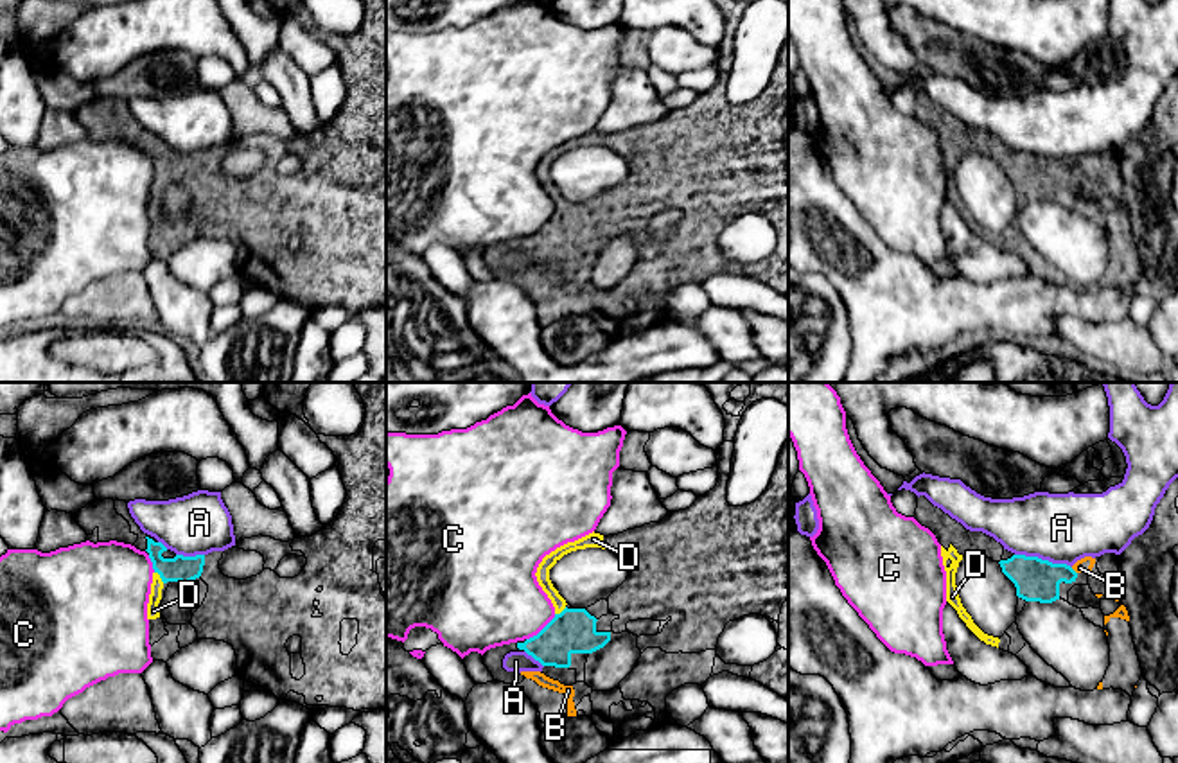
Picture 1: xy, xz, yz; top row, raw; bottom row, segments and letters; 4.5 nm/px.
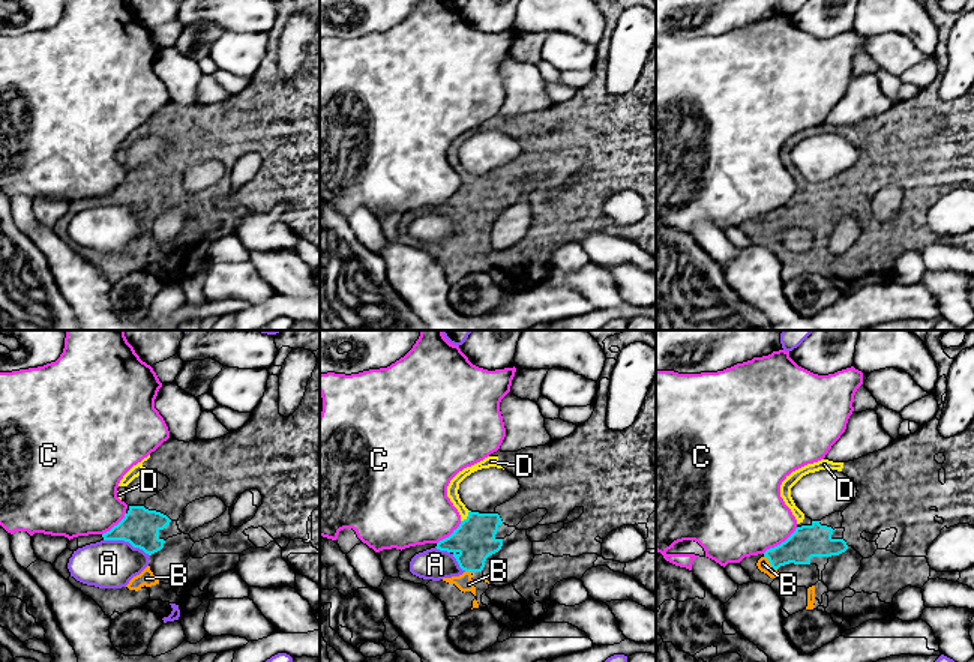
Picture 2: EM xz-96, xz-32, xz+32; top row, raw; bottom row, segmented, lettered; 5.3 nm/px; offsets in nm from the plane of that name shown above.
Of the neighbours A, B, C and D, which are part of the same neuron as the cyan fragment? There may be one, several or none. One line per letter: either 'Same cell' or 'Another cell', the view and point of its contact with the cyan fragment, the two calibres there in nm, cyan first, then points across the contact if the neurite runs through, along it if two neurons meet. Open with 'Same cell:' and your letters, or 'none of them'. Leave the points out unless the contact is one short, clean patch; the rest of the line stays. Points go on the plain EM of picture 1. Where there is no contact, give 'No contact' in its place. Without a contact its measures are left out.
Same cell: B, D
A: Another cell. Touches cyan at yz (1044, 158). Thickness 190 nm (cyan) against 320 nm
B: Same cell. Touches cyan at yz (1074, 169). Thickness 190 nm (cyan) against 70 nm
C: Another cell. Touches cyan at xz (543, 227). Thickness 200 nm (cyan) against 400 nm
D: Same cell. Touches cyan at xy (160, 175). Thickness 120 nm (cyan) against 60 nm

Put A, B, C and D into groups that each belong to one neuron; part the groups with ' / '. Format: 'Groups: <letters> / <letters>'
Groups: A / B D / C

